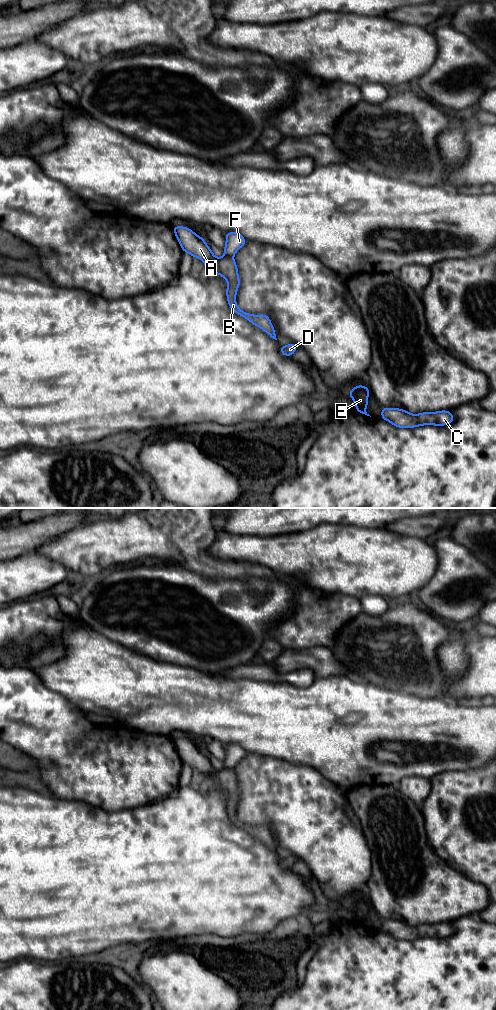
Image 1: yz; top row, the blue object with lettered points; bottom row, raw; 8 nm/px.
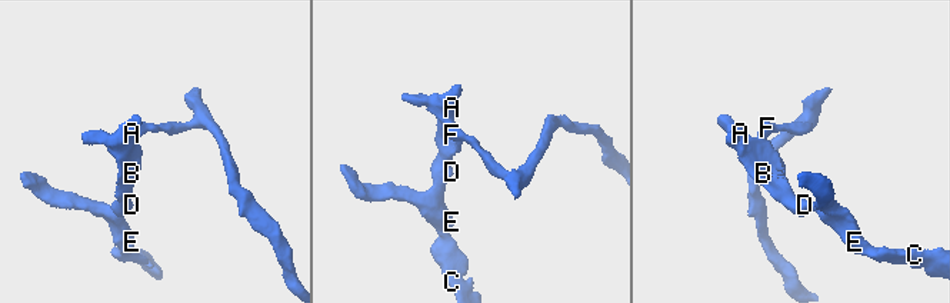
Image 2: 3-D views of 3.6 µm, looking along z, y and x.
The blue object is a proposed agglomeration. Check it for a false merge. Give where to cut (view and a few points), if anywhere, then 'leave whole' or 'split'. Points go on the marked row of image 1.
cut yz (225, 255), (232, 257); split

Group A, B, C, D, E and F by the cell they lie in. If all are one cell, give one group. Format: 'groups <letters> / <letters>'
groups A B C D E / F

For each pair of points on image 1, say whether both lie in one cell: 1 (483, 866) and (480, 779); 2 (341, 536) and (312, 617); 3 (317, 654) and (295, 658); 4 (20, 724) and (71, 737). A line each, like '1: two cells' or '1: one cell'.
1: one cell
2: two cells
3: one cell
4: one cell

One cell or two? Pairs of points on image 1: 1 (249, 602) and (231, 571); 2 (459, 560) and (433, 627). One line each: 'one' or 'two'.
1: two
2: two

